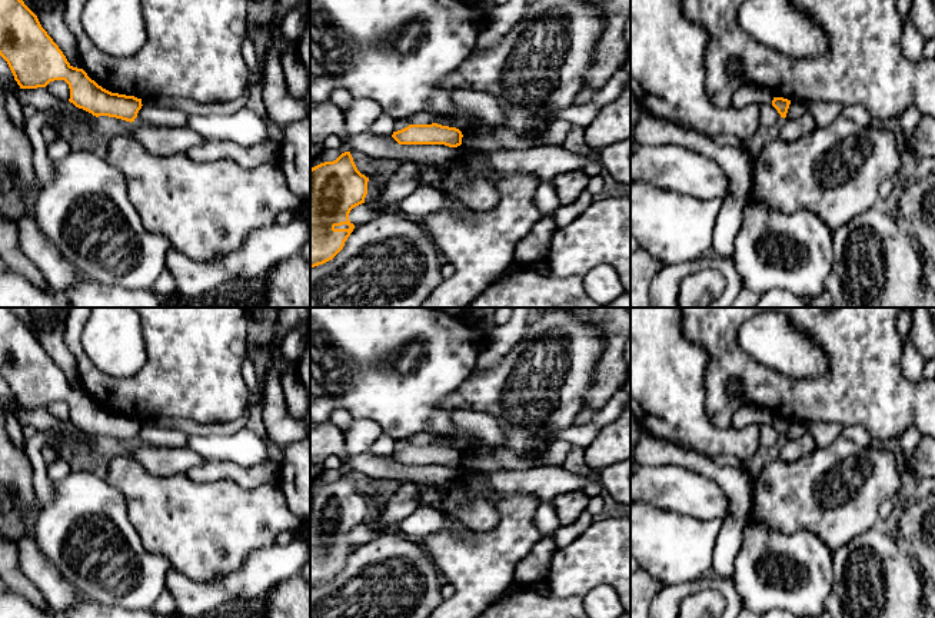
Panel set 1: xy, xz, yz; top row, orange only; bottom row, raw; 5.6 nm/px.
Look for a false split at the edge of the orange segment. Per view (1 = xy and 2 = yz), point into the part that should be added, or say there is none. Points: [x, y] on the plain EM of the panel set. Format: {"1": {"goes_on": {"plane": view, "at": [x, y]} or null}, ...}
{"1": {"goes_on": null}, "2": {"goes_on": null}}

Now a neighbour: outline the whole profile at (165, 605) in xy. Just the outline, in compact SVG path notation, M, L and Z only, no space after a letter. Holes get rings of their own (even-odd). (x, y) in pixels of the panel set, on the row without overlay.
M164 591L157 601L153 604L152 611L159 617L159 618L166 618L169 615L176 614L176 601L173 595L169 591Z

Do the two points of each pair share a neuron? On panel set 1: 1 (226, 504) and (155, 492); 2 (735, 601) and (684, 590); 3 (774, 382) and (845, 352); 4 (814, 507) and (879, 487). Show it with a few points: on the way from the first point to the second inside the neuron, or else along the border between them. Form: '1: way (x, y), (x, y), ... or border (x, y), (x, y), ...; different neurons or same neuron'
1: way (209, 504), (179, 504), (172, 497); same neuron
2: way (722, 588), (718, 584), (696, 585); same neuron
3: way (794, 388), (819, 388), (835, 372); same neuron
4: way (829, 491), (841, 487), (862, 487); same neuron

